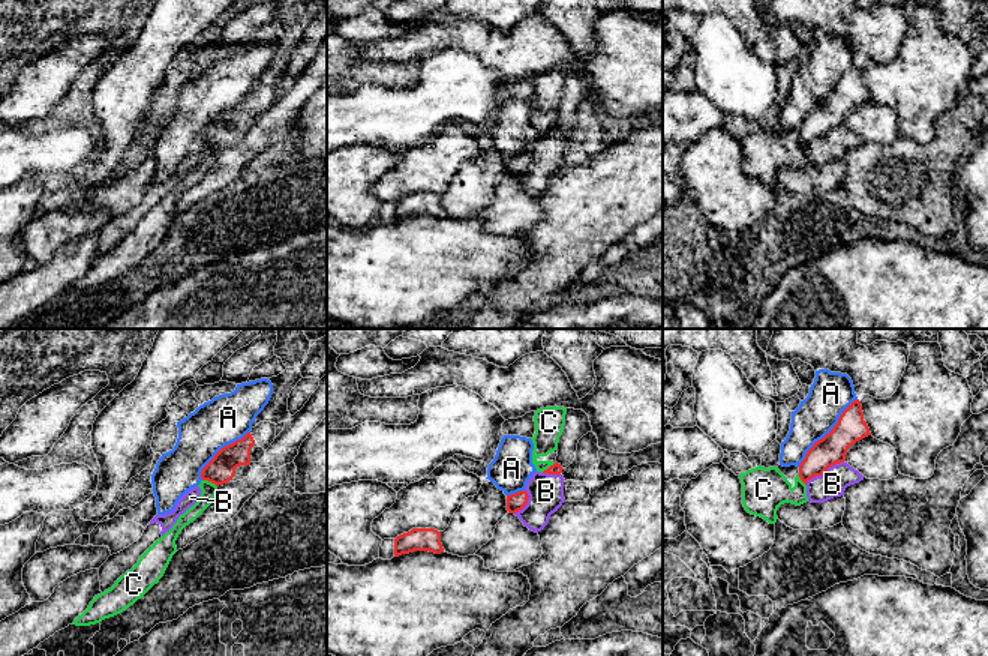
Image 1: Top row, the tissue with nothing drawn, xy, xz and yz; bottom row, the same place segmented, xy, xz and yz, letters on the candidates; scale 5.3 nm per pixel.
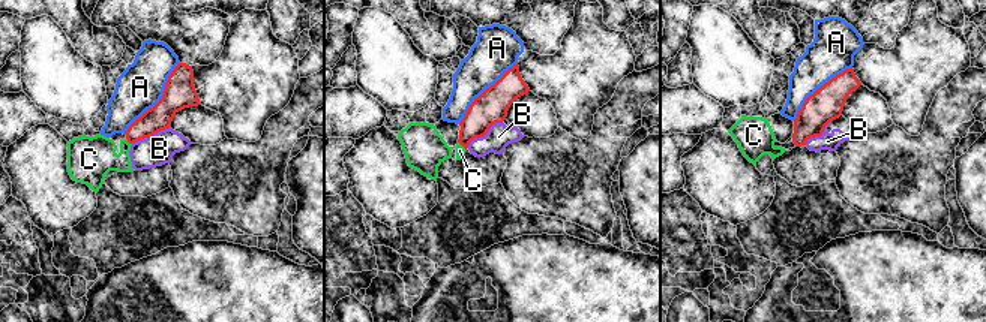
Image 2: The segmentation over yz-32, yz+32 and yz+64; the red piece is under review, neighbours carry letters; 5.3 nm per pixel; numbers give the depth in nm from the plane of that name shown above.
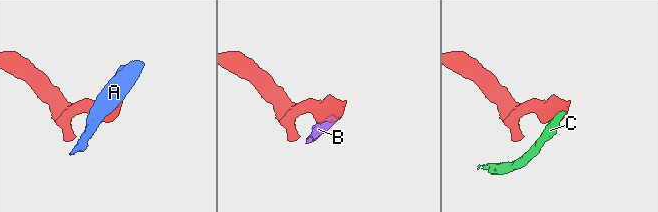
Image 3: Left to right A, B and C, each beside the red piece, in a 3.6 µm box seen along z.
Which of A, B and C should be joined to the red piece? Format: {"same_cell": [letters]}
{"same_cell": []}

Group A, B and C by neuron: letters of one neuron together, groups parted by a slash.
A / B / C

